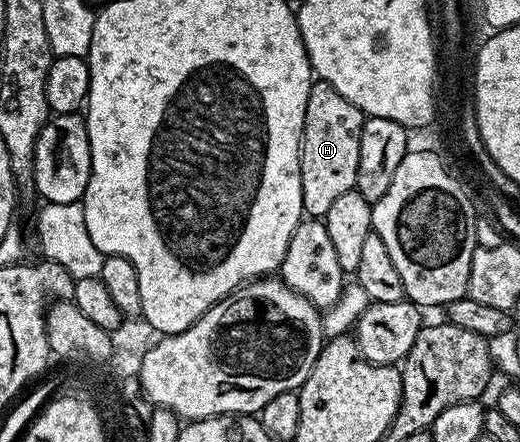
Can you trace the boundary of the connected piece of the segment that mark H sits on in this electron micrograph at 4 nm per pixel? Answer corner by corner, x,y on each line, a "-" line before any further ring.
314,81
307,96
301,133
301,187
303,211
310,218
324,219
327,208
343,192
354,189
359,172
359,140
366,115
351,100
339,96
331,84

